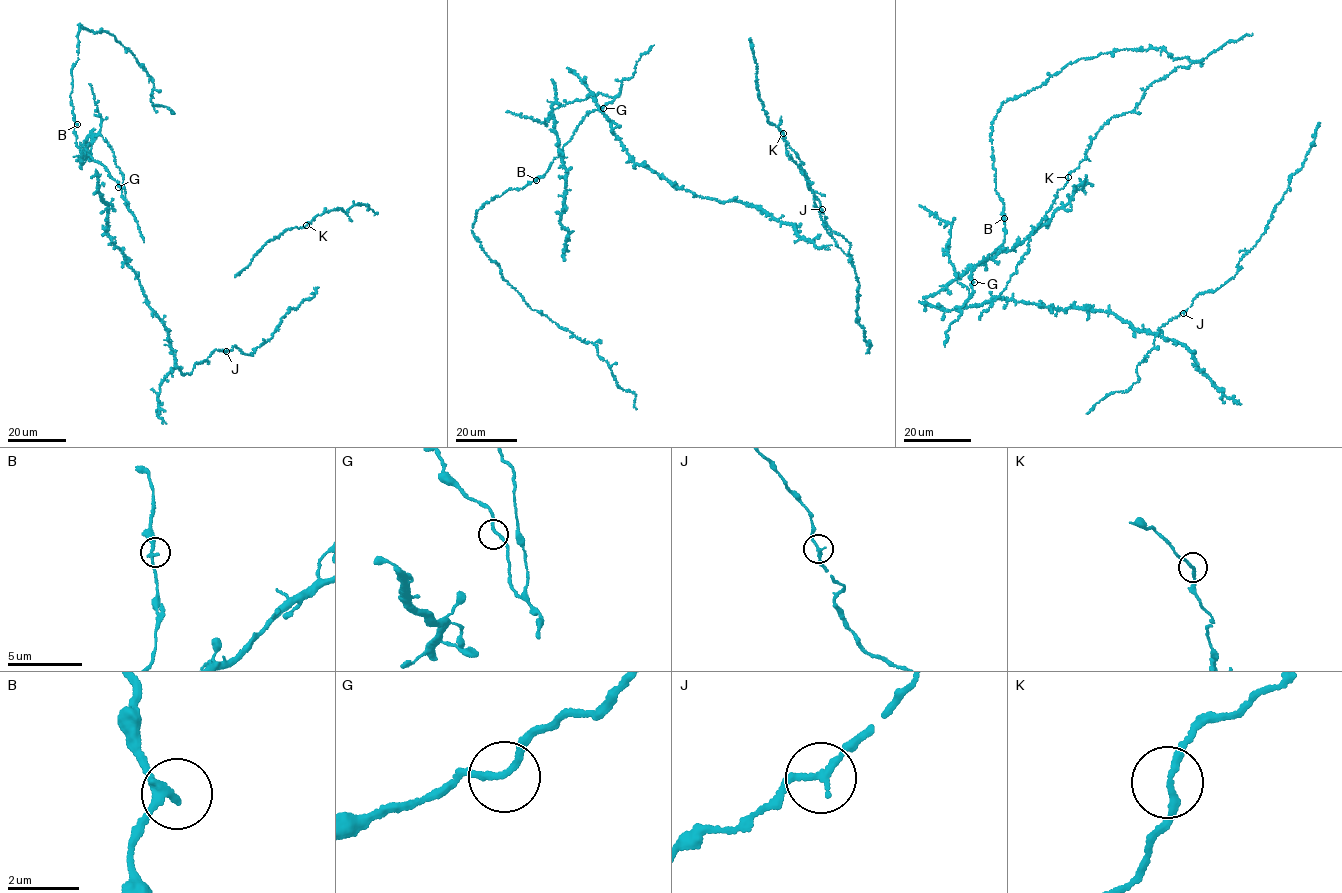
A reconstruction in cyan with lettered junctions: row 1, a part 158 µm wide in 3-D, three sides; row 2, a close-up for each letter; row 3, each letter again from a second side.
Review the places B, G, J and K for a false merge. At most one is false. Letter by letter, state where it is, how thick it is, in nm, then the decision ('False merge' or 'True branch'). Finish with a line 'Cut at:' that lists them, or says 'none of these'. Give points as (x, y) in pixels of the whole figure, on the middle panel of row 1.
B: Place: (536, 180). Thickness 180 nm. True branch
G: Place: (603, 108). Thickness 170 nm. True branch
J: Place: (822, 209). Thickness 180 nm. True branch
K: Place: (783, 133). Thickness 170 nm. True branch
Cut at: none of these

